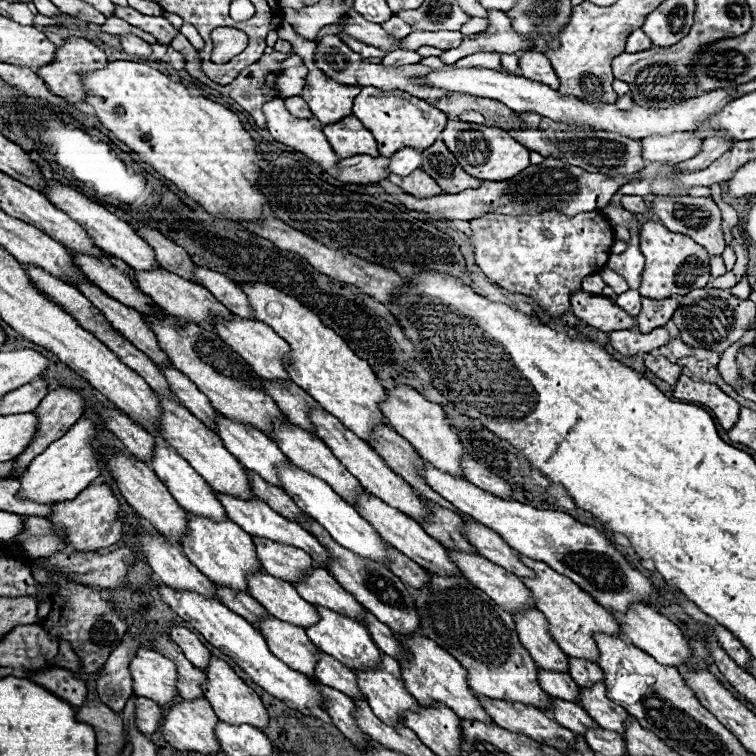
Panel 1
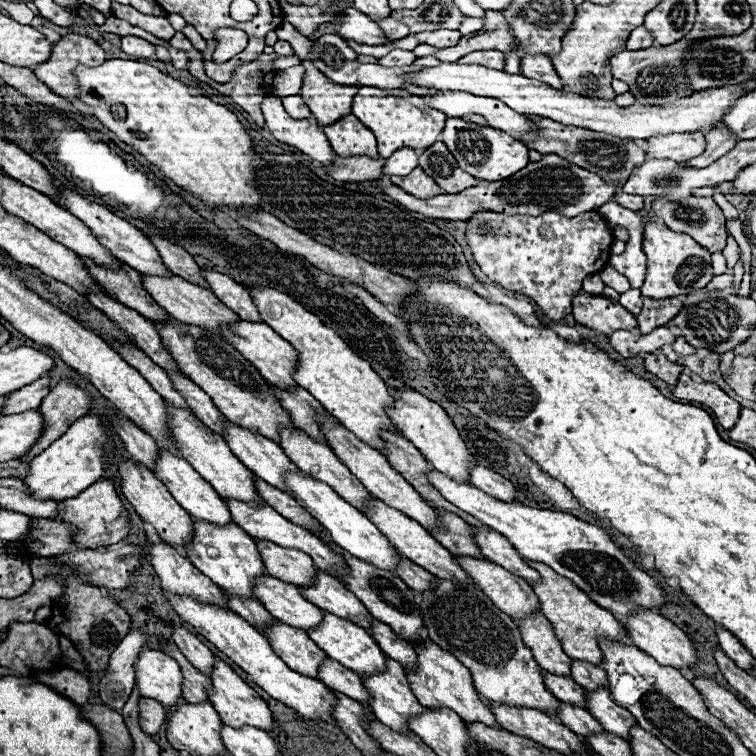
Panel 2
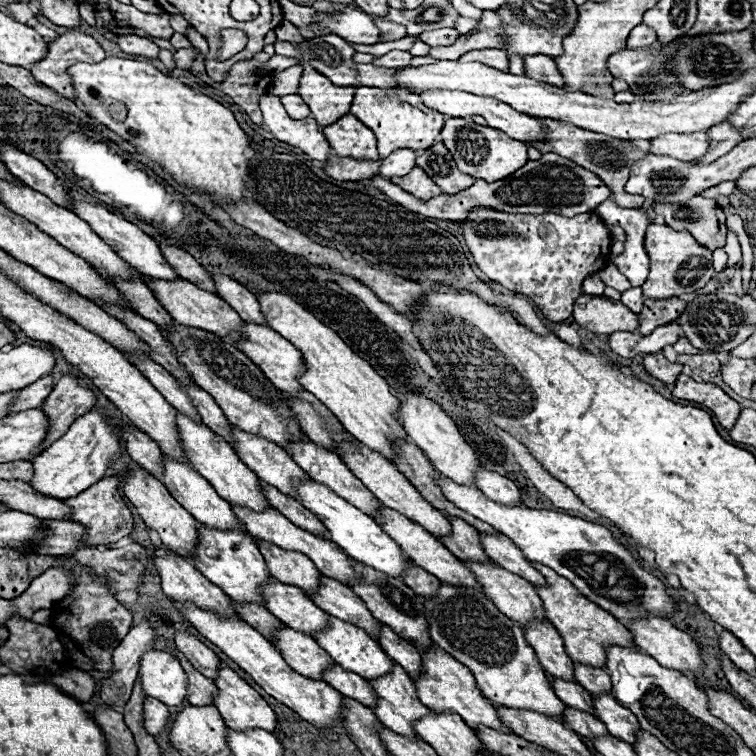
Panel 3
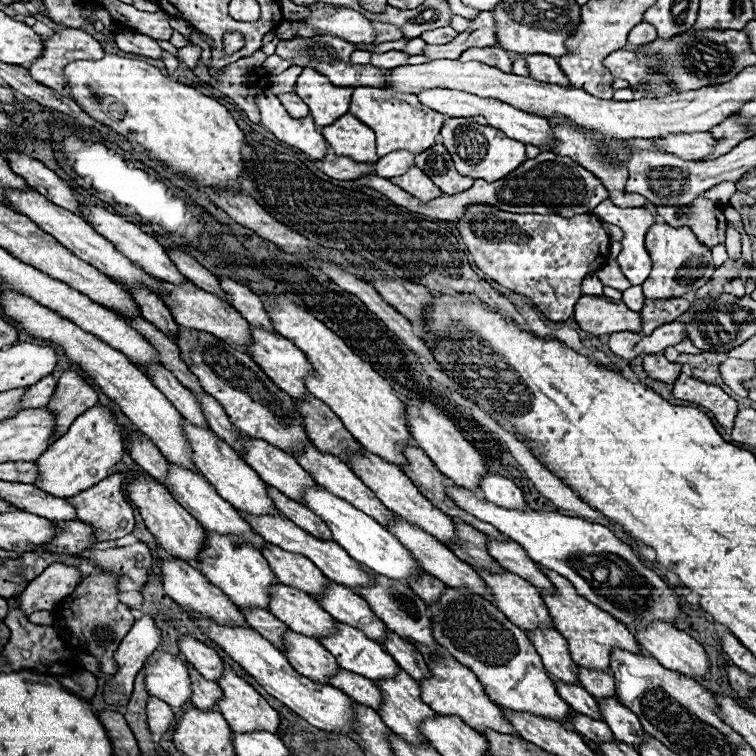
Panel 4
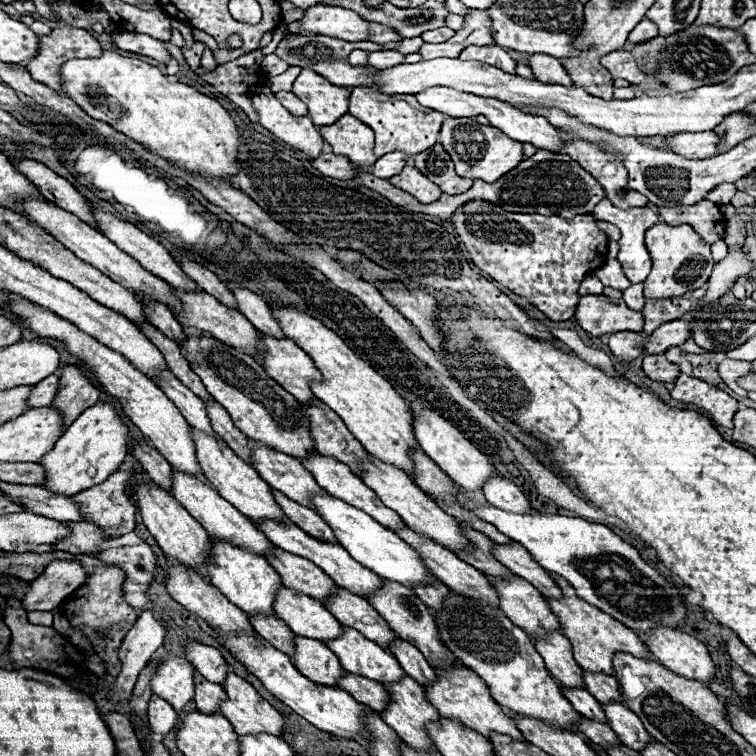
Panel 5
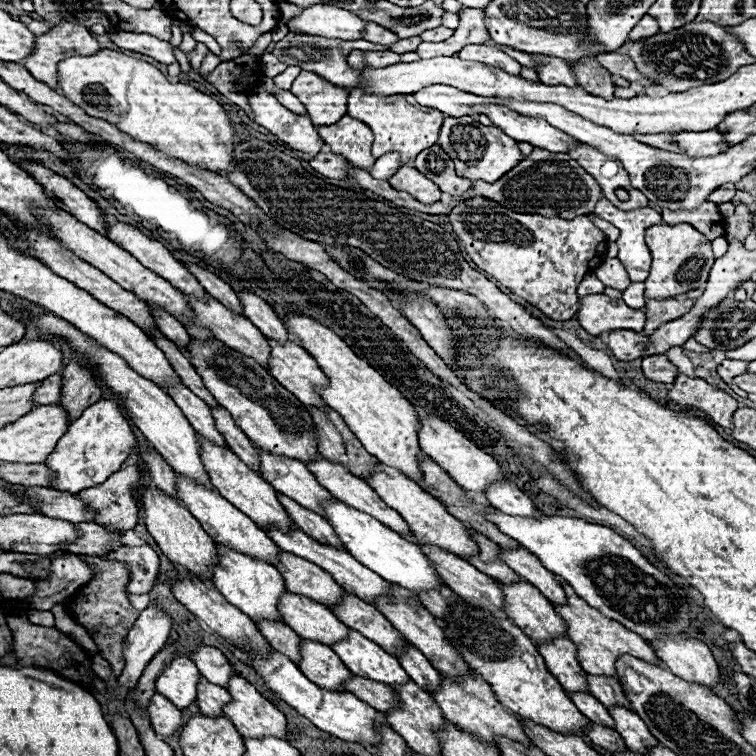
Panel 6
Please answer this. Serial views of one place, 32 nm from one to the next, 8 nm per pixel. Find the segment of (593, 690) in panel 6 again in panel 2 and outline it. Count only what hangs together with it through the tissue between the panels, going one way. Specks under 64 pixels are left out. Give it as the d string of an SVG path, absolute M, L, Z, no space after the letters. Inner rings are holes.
M572 660L572 678L586 690L598 690L598 688L606 688L608 690L608 674L604 672L604 668L588 664L588 662L580 662L580 660Z

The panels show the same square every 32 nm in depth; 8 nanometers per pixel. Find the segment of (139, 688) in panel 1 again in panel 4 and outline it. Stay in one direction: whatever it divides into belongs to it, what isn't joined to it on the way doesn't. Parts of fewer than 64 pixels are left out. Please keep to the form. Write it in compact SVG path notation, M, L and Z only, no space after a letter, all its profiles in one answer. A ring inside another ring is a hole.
M156 652L144 662L146 688L172 708L180 710L192 696L190 672L184 660L172 654Z

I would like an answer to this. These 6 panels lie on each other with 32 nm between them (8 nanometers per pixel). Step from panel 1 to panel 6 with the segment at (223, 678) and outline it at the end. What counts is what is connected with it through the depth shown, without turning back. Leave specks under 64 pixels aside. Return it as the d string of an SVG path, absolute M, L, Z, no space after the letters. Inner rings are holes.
M232 676L228 692L234 700L228 704L228 708L224 708L226 718L232 720L244 738L286 738L286 716L272 706L248 680Z

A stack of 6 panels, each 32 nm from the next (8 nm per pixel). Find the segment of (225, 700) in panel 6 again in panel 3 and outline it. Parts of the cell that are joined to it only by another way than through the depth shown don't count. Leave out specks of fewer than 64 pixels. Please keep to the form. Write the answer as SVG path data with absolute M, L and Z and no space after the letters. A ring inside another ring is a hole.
M176 652L174 656L180 660L180 664L186 670L186 676L188 676L188 702L194 706L212 706L214 698L218 694L216 684L212 680L206 682L206 678L198 670L194 670L192 664L180 652Z

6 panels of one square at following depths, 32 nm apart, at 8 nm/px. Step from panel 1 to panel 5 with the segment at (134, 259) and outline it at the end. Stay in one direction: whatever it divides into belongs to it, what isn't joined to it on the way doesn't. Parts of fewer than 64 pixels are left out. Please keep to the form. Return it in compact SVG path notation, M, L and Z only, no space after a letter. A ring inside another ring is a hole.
M96 210L96 220L98 220L98 224L100 224L100 232L102 232L104 236L108 236L108 240L112 240L116 246L124 248L124 252L128 252L128 254L130 254L134 260L138 260L144 268L148 268L148 272L160 276L162 280L168 280L168 284L172 284L174 288L182 288L182 290L186 290L186 292L202 292L200 286L198 286L198 284L180 268L180 264L170 256L170 252L168 252L160 242L156 242L154 238L146 236L144 232L140 232L134 224L124 222L124 220L118 220L116 216L106 214L106 212L102 212L102 210Z

